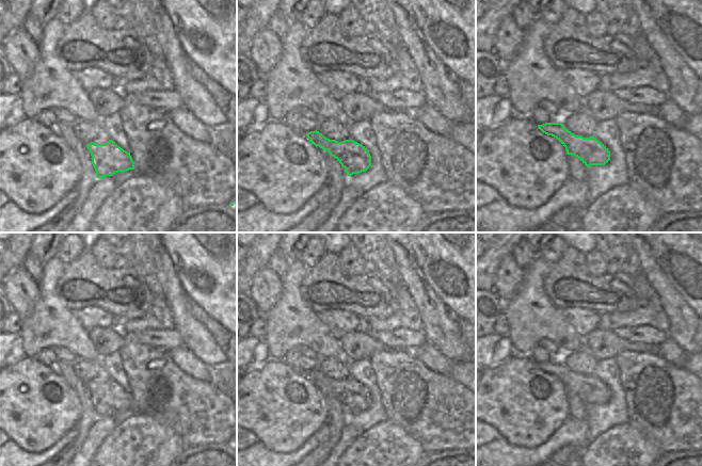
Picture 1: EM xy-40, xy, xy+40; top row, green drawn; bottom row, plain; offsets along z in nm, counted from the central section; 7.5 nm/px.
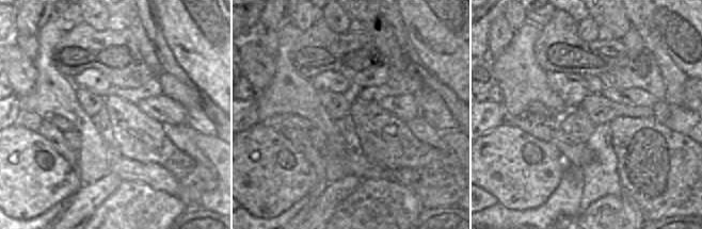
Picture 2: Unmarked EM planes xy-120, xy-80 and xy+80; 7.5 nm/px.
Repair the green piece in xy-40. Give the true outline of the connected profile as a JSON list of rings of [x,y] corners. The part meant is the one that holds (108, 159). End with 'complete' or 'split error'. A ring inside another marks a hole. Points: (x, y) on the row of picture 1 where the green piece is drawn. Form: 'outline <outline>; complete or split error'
outline [[[112,140],[103,144],[91,142],[86,144],[86,147],[91,152],[92,164],[96,171],[97,178],[113,176],[118,172],[134,170],[134,162],[130,152],[121,148]]]; complete

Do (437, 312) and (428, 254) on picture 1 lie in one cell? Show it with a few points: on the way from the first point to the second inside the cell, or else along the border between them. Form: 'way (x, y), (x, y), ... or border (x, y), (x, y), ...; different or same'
border (418, 274), (450, 312); different

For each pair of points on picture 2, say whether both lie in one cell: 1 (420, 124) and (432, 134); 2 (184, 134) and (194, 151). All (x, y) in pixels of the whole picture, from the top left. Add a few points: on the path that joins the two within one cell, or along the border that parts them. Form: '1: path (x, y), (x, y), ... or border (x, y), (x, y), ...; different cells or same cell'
1: path (424, 127), (429, 132); same cell
2: path (184, 138), (190, 147); same cell

